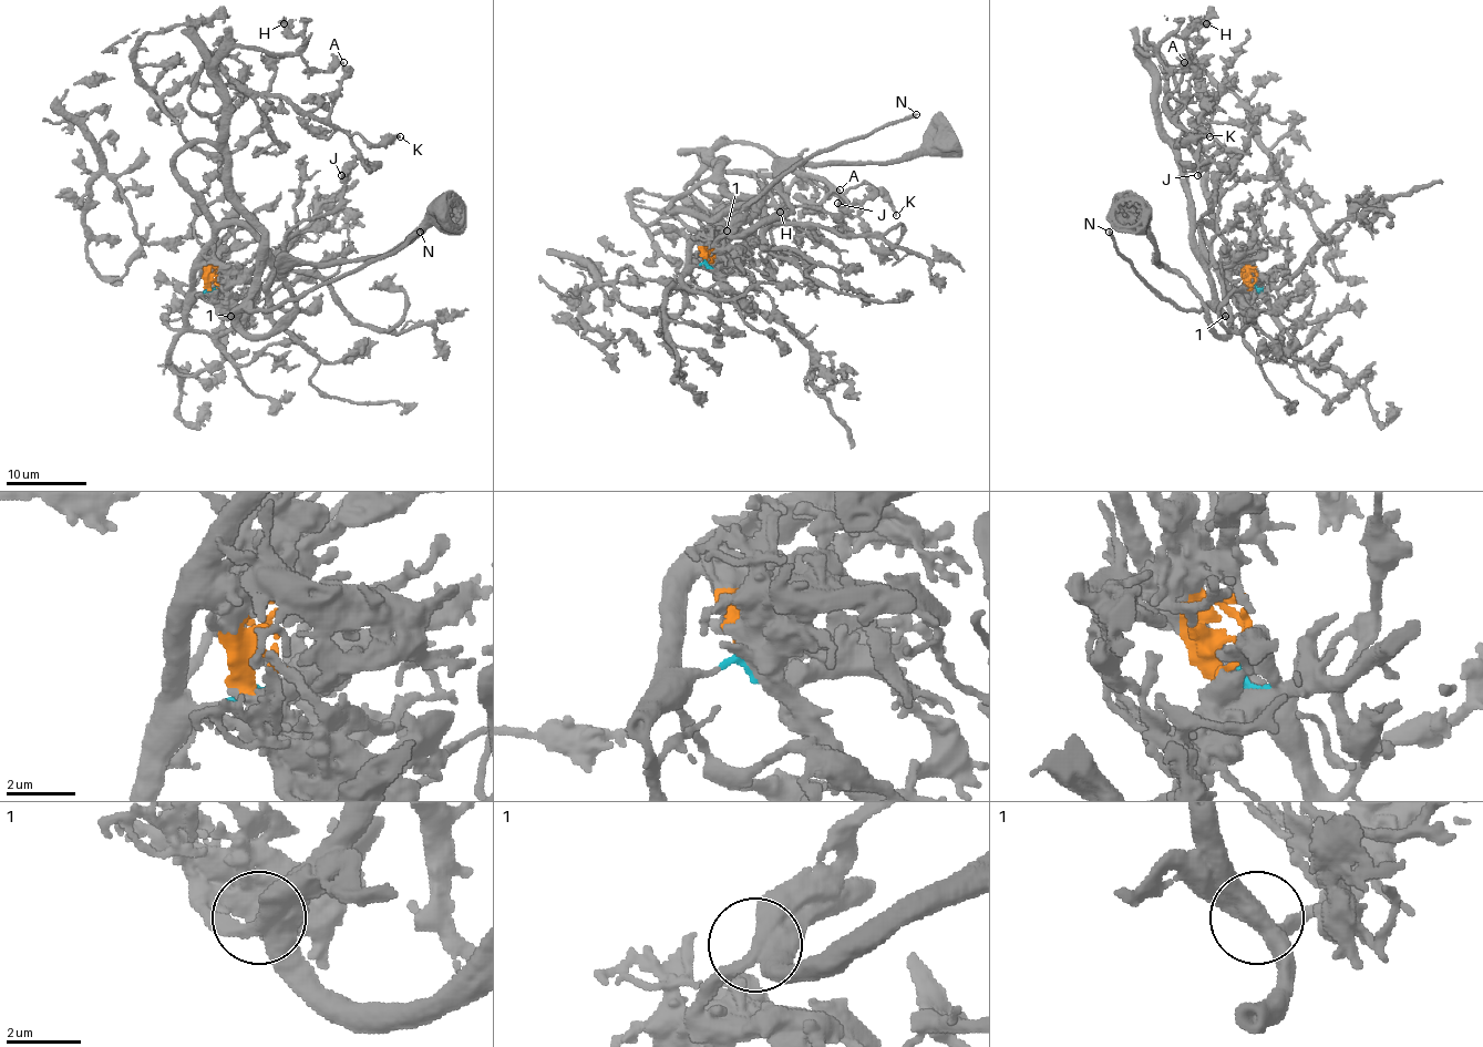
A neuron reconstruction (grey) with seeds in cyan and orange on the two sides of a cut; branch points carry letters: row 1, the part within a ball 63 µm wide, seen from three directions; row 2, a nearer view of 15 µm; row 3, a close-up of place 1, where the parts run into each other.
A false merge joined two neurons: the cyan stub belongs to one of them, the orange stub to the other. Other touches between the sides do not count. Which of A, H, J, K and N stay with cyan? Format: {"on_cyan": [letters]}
{"on_cyan": ["A", "H", "J", "K"]}

